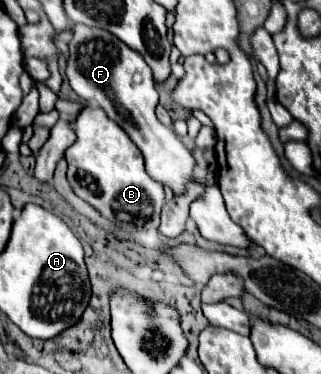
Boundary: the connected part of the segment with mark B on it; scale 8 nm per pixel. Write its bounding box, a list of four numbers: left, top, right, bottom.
[65,106,165,232]

